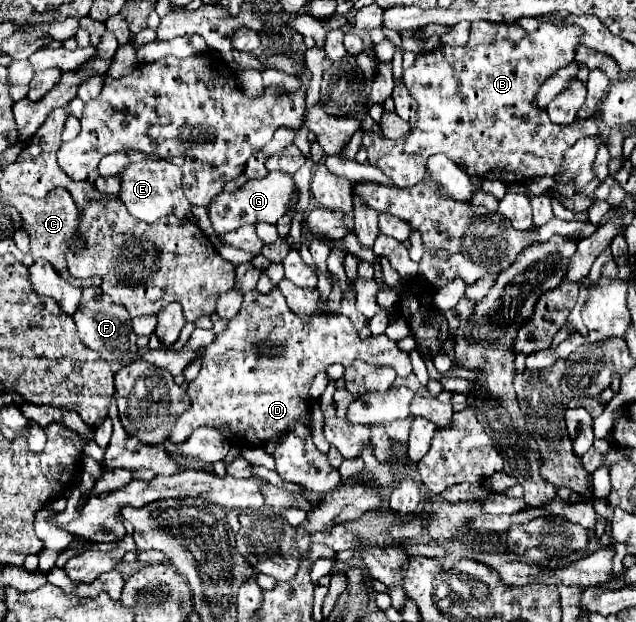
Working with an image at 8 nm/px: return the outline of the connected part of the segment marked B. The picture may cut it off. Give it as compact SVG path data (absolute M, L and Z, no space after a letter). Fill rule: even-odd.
M550 20L550 22L542 22L540 28L534 32L534 34L526 34L520 26L506 26L506 24L492 24L492 22L474 22L472 24L472 30L470 30L470 40L462 46L442 46L438 50L432 50L432 52L426 52L426 54L420 54L414 62L412 68L404 70L404 84L410 92L410 96L416 100L416 128L410 128L410 138L404 142L402 138L398 140L390 140L386 136L378 136L378 134L370 134L366 132L364 138L362 138L362 144L364 148L368 150L368 162L376 168L380 168L386 176L392 178L392 182L400 188L410 188L418 182L422 182L428 174L426 174L426 160L432 156L432 154L446 154L452 162L456 162L458 166L462 166L468 174L478 174L482 178L488 178L488 180L502 180L506 184L510 182L524 182L528 178L536 178L536 176L556 176L562 168L562 162L564 162L564 152L568 148L572 148L580 138L586 138L590 134L600 134L600 126L598 122L594 122L592 118L588 120L576 120L568 126L558 126L558 124L552 124L550 118L546 118L546 112L544 110L538 110L536 108L536 92L538 88L542 86L542 82L546 78L550 78L556 70L560 70L562 66L568 66L570 62L574 62L574 46L580 44L580 38L582 38L584 30L580 26L570 26L570 24L558 24L556 20Z

